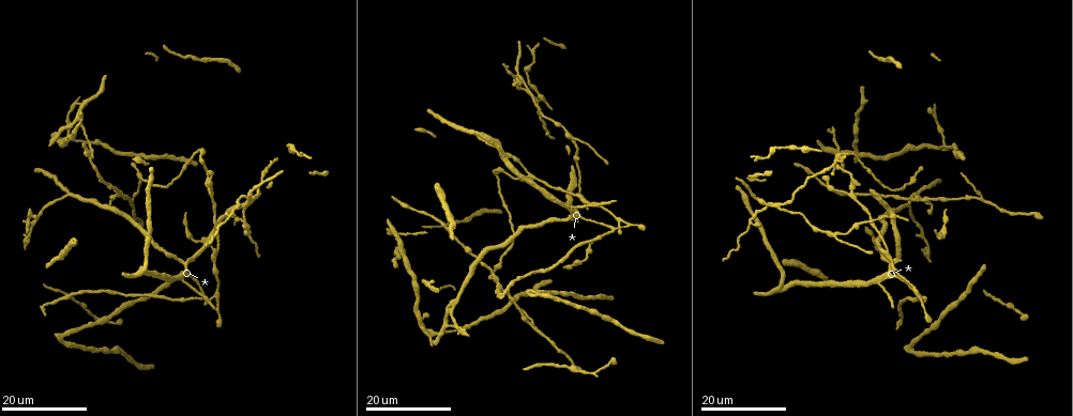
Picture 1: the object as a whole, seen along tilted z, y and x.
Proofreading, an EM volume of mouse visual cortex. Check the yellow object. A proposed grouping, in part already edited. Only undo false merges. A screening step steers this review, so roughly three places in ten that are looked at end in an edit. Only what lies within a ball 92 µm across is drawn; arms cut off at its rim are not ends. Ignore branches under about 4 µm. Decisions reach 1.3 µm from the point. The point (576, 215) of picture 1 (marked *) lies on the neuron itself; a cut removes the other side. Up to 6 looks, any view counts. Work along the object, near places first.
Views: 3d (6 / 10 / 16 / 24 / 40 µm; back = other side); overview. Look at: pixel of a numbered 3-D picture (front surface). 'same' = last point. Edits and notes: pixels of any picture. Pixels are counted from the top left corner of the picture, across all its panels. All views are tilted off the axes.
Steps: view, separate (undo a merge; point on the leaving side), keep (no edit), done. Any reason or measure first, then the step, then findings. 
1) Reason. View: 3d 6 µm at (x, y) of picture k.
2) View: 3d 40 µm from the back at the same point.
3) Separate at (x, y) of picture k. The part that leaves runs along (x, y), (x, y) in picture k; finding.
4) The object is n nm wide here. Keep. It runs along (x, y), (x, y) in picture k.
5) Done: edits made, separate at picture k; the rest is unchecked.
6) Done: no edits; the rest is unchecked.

Three-way junction. View: 3d 16 µm at (575, 137) of picture 1.

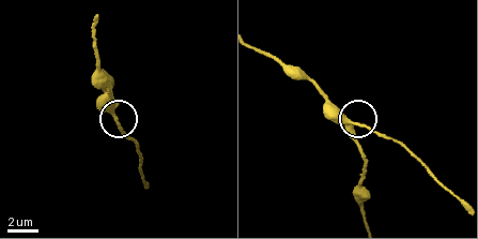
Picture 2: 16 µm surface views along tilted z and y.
View: 3d 6 µm at (352, 123) of picture 2.

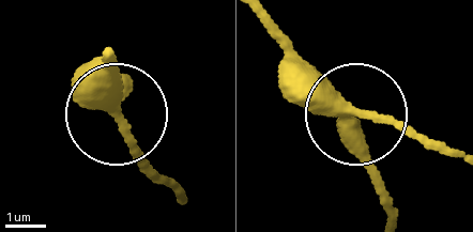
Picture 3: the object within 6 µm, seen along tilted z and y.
3 arms meet here. Keep. It runs along (382, 206), (357, 110), (445, 145) in picture 3; all the same neuron.

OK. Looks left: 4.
View: 3d 16 µm at (469, 252) of picture 1.

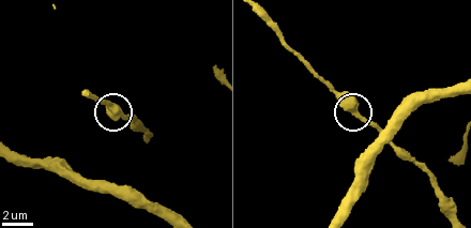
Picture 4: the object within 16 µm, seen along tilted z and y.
View: 3d 6 µm at (353, 111) of picture 4.

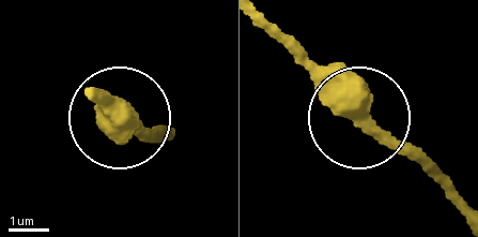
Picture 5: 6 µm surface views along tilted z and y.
Keep. All the same neuron.

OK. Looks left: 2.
Three-way junction. View: 3d 16 µm at (132, 202) of picture 1.

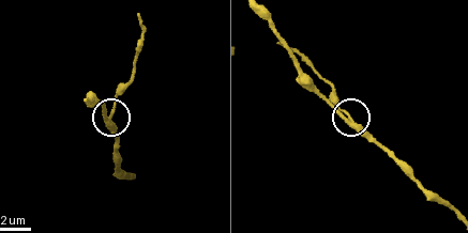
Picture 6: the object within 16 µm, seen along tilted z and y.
Closer look. View: 3d 6 µm at (113, 111) of picture 6.

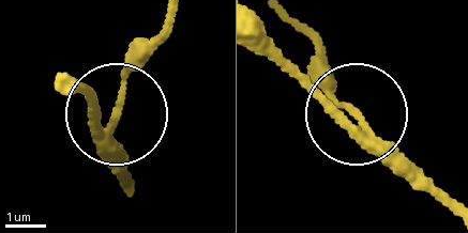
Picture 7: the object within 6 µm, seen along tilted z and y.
The side arm is 16 µm long; 3 arms meet here. Separate at (123, 77) of picture 7. Two neurons meet here.

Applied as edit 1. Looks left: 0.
Done: edits made, separate at picture 7; the rest is unchecked.

